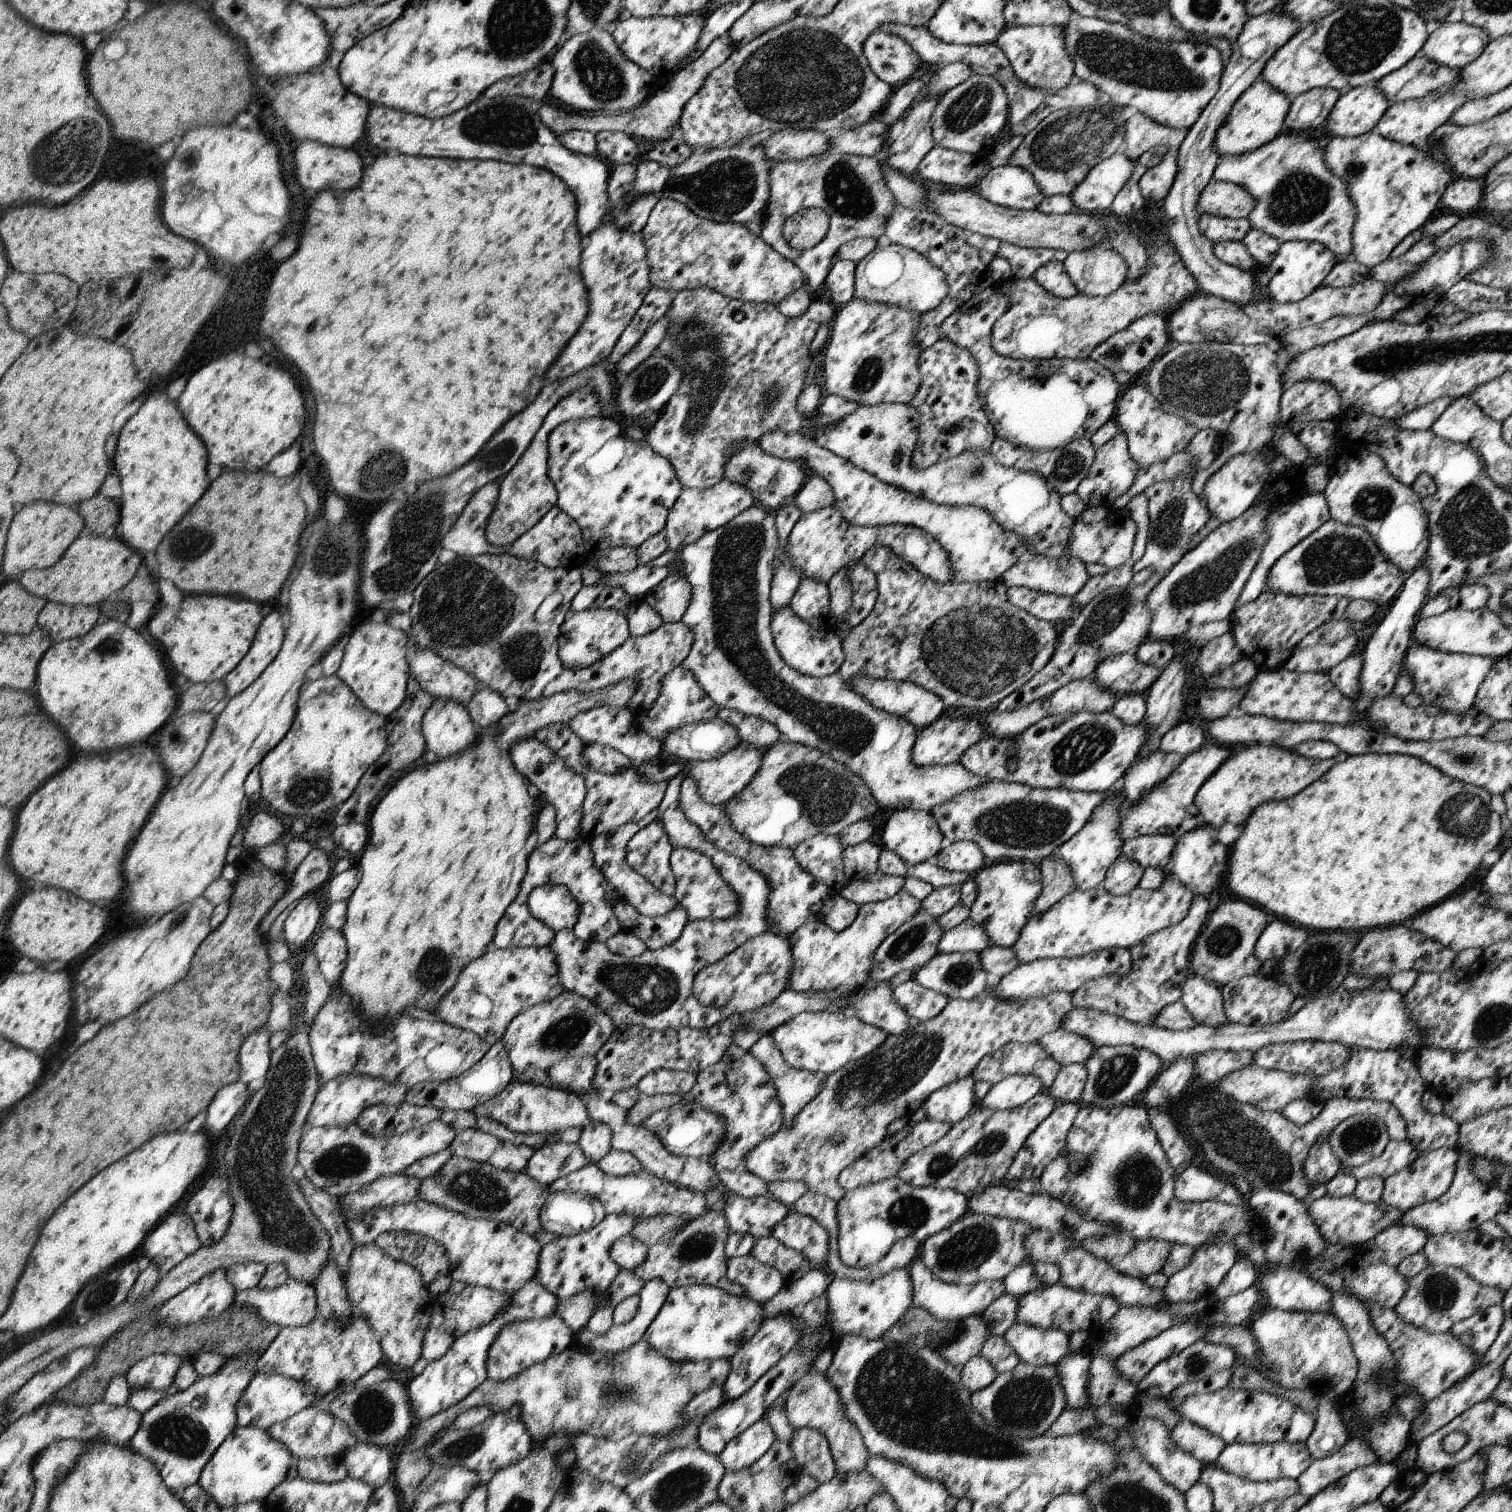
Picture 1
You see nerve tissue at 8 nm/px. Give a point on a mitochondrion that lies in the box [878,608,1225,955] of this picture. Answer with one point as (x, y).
(1026, 824)

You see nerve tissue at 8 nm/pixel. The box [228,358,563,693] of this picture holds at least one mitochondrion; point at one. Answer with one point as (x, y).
(415, 527)

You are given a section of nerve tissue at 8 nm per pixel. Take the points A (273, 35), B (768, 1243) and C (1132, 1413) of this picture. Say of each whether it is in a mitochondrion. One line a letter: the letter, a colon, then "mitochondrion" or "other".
A: mitochondrion
B: other
C: other

